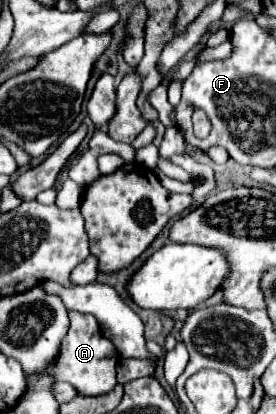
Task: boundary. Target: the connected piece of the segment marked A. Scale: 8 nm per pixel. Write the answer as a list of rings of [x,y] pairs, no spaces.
[[[69,311],[69,319],[71,325],[59,349],[59,357],[55,357],[55,365],[51,365],[47,373],[51,373],[55,381],[71,383],[79,397],[97,397],[111,391],[117,383],[115,367],[119,363],[119,353],[115,345],[111,345],[111,341],[103,335],[103,331],[99,329],[99,321],[95,321],[95,317],[79,311]]]

